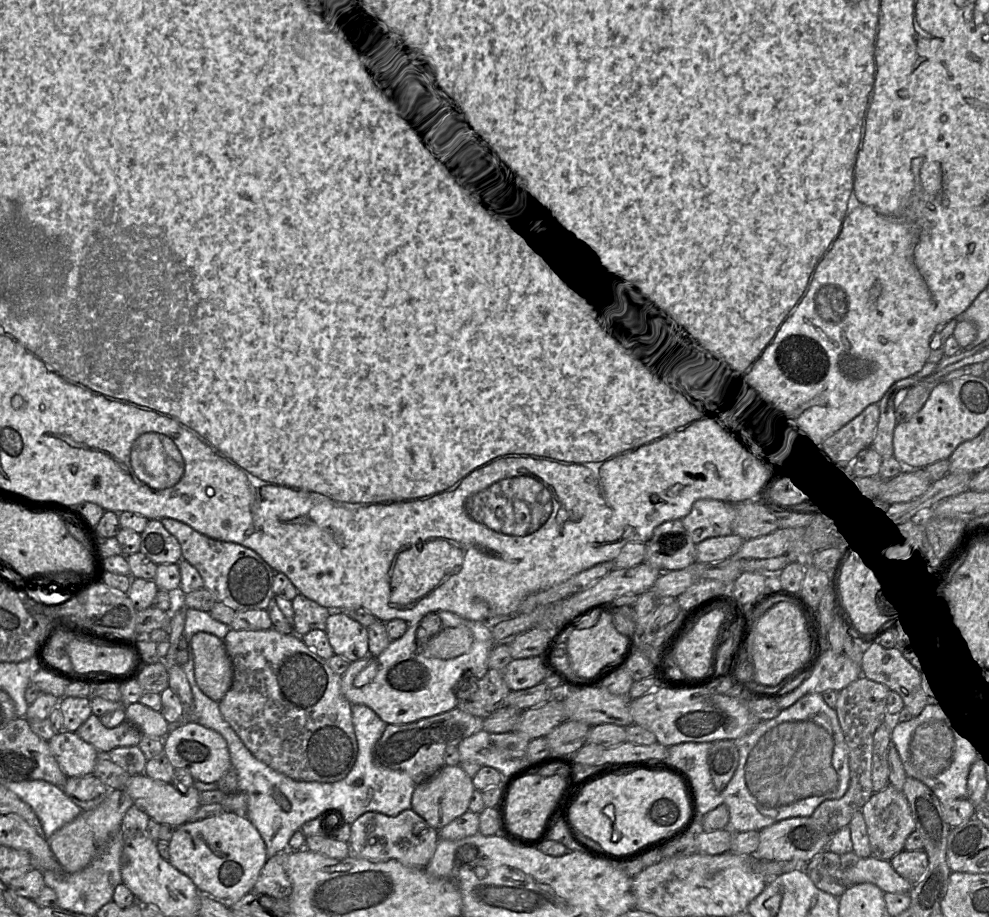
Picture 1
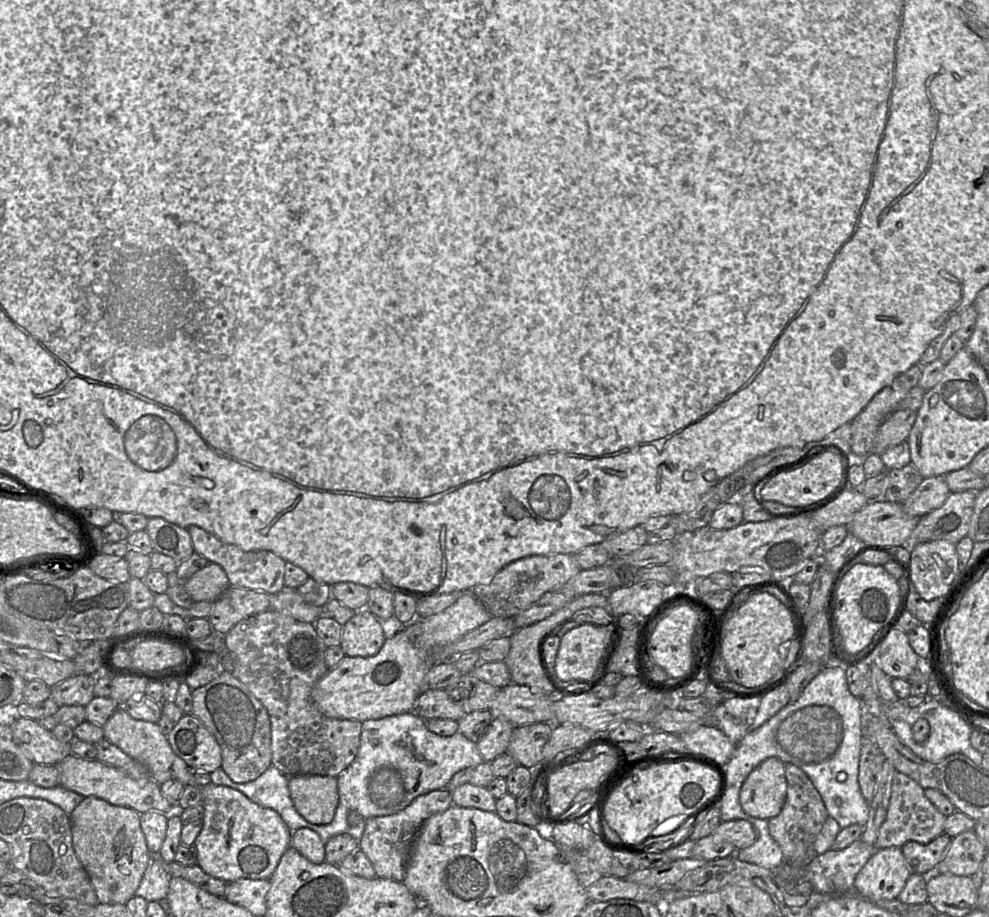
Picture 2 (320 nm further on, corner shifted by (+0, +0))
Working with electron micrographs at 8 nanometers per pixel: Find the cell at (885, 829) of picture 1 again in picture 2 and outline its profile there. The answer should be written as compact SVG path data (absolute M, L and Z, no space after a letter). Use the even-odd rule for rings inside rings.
M896 771L891 788L887 815L875 842L876 849L902 847L909 841L928 844L944 833L947 816L926 797L925 789L909 776Z

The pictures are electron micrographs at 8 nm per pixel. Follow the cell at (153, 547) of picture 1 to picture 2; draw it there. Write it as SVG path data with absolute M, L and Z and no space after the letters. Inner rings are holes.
M148 518L145 531L148 533L154 552L170 556L177 563L194 553L187 528L179 527L163 518Z

